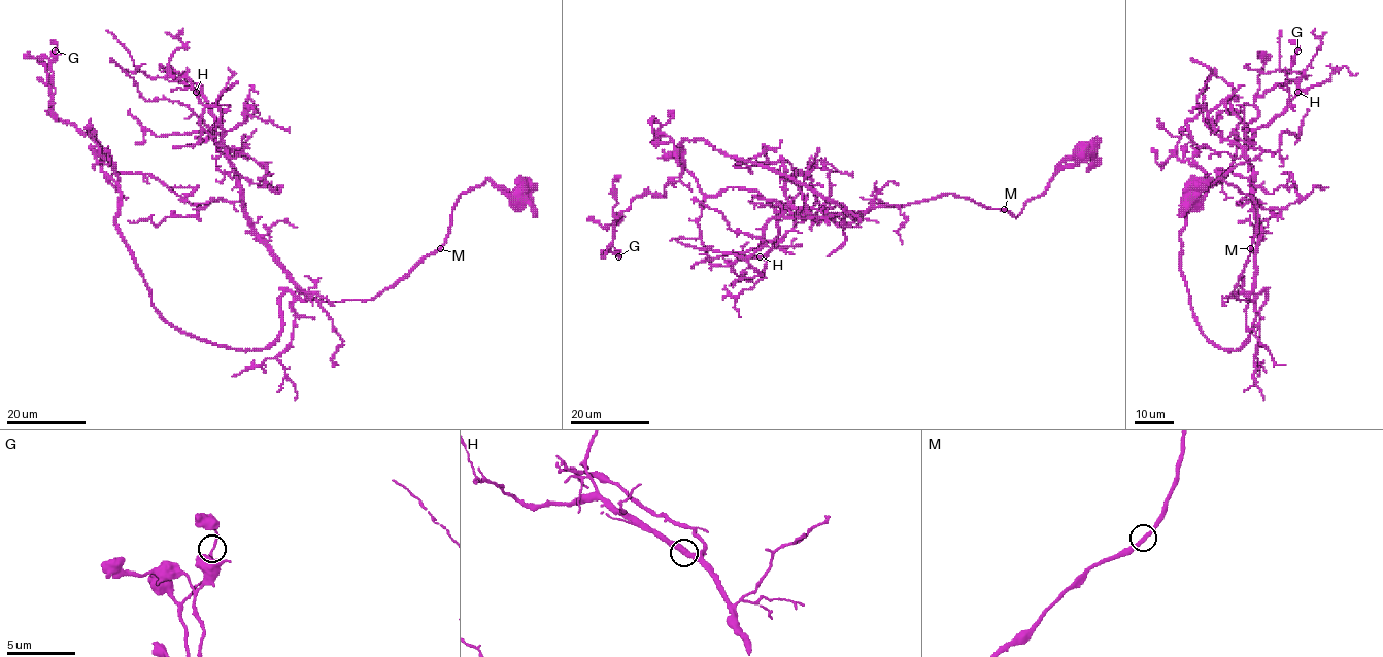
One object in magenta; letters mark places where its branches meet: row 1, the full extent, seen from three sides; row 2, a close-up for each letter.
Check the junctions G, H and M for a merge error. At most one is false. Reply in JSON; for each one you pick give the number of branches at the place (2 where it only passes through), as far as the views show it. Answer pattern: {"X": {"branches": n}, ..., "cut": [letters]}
{"cut": []}

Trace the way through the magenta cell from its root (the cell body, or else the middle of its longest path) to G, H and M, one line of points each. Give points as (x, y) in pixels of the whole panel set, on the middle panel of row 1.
G: (1080, 152), (1016, 217), (942, 194), (845, 225), (829, 199), (685, 138), (665, 196), (614, 213), (619, 256)
H: (1080, 152), (1016, 217), (952, 194), (821, 219), (788, 204), (776, 213), (774, 244), (760, 256)
M: (1080, 152), (1079, 159), (1061, 169), (1041, 195), (1031, 199), (1016, 217), (1004, 209)

